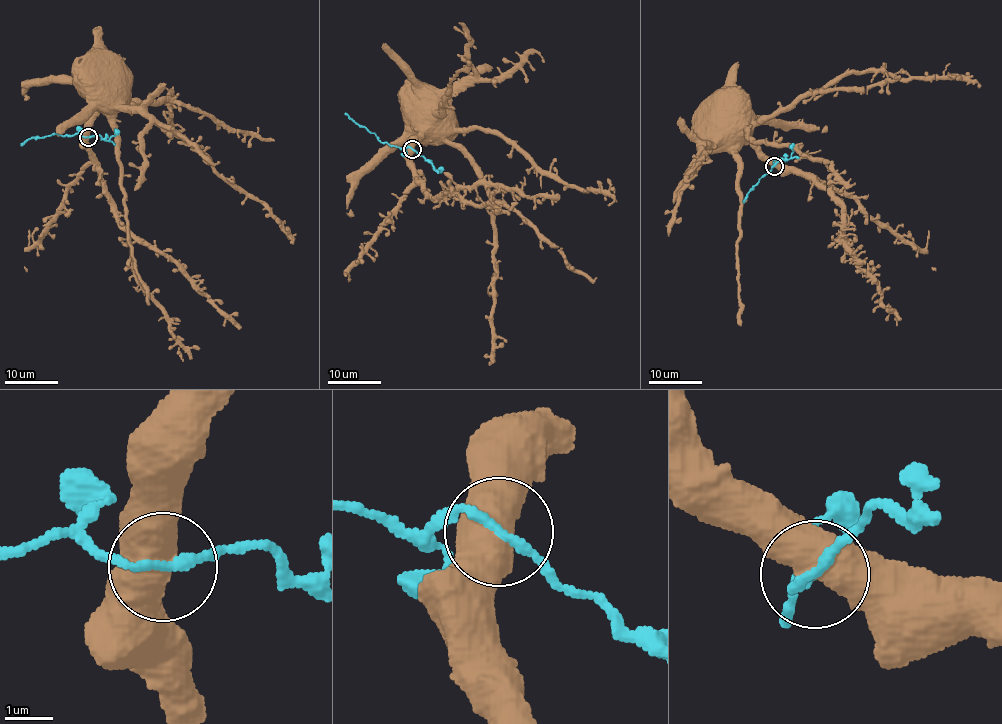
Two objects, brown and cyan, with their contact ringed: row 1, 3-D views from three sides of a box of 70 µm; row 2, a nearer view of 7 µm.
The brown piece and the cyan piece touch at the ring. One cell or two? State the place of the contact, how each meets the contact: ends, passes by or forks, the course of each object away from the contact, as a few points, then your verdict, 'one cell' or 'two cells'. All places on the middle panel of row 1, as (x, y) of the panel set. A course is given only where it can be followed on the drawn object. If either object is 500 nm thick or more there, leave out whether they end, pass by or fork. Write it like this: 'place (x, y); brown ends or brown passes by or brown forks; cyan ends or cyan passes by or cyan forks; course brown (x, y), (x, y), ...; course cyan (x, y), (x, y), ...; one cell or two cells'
place (412, 149); course brown (412, 149), (414, 138), (419, 132), (409, 123), (409, 107), (413, 103); course cyan (412, 149), (384, 143), (356, 124), (345, 112); one cell

